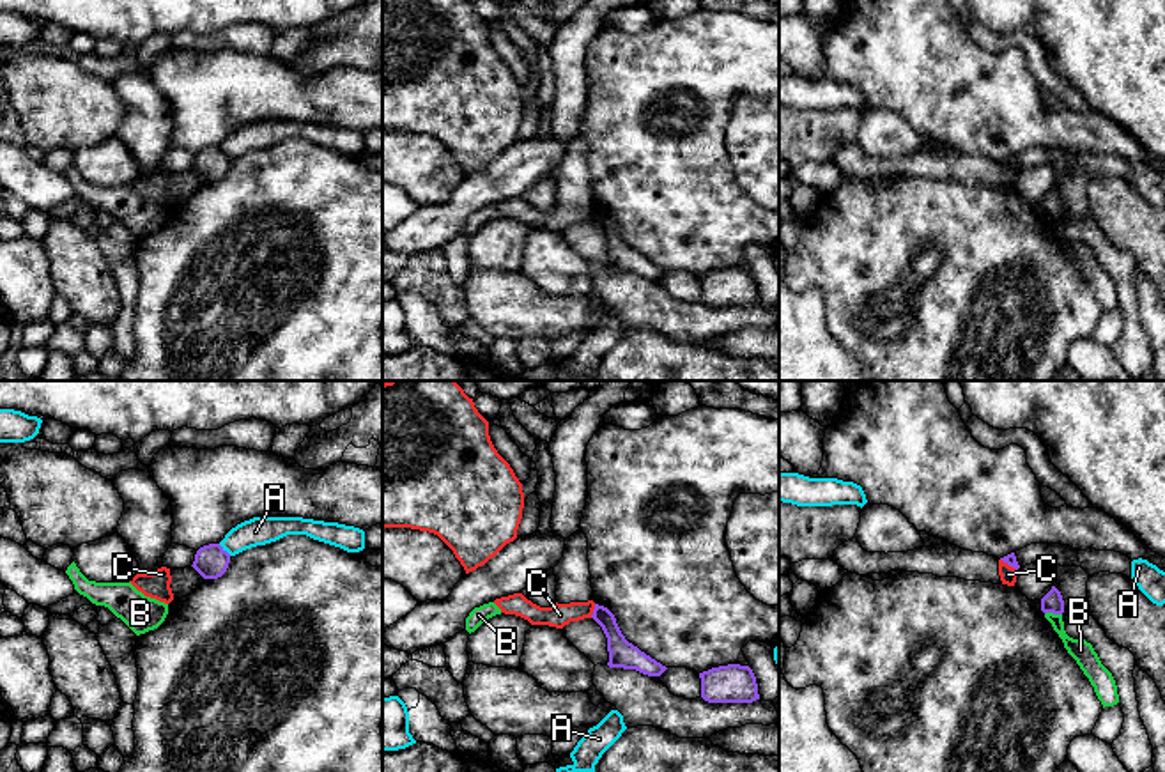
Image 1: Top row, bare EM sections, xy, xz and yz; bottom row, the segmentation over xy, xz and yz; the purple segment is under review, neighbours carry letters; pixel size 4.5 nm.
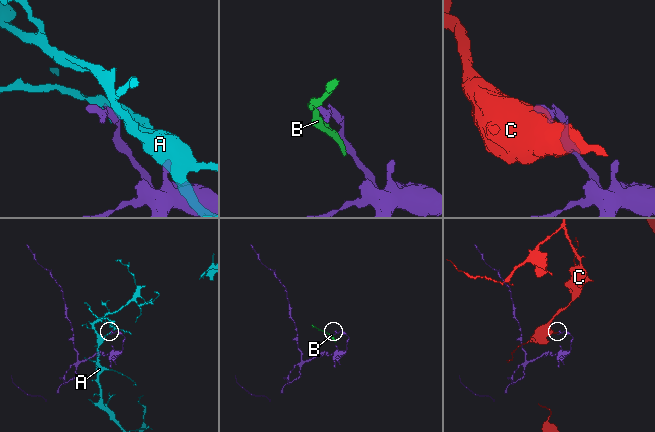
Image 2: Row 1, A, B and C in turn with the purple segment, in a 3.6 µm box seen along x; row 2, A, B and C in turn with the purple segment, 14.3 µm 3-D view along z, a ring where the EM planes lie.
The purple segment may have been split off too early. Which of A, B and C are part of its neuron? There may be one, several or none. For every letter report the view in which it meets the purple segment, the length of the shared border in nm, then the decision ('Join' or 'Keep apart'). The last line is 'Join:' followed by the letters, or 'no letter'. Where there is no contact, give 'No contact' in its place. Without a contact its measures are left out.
A: Touches purple in xy. Shared border 80 nm. Keep apart
B: Touches purple in yz. Shared border 80 nm. Keep apart
C: Touches purple in xz. Shared border 70 nm. Keep apart
Join: no letter

